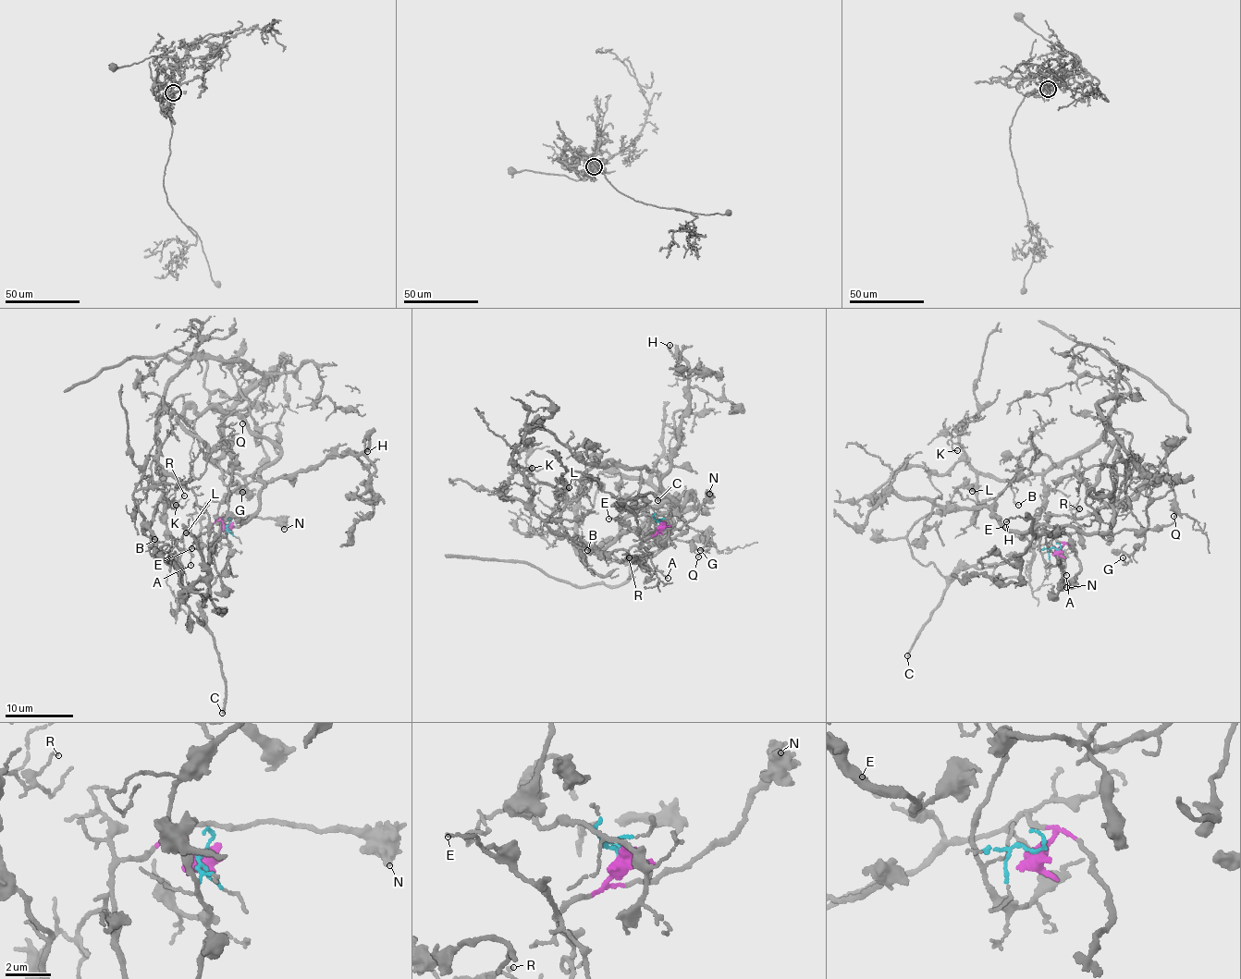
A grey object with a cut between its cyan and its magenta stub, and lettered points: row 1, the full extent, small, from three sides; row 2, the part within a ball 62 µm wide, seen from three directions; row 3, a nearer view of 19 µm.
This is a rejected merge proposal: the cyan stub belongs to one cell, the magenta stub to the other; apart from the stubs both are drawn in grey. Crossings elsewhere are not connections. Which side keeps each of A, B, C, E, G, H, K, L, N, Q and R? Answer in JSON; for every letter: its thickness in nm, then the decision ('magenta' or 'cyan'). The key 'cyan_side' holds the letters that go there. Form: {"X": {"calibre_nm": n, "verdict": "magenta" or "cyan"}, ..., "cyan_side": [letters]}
{"A": {"calibre_nm": 110, "verdict": "magenta"}, "B": {"calibre_nm": 100, "verdict": "cyan"}, "C": {"calibre_nm": 240, "verdict": "magenta"}, "E": {"calibre_nm": 130, "verdict": "magenta"}, "G": {"calibre_nm": 150, "verdict": "cyan"}, "H": {"calibre_nm": 160, "verdict": "cyan"}, "K": {"calibre_nm": 130, "verdict": "cyan"}, "L": {"calibre_nm": 280, "verdict": "magenta"}, "N": {"calibre_nm": 480, "verdict": "magenta"}, "Q": {"calibre_nm": 120, "verdict": "cyan"}, "R": {"calibre_nm": 110, "verdict": "cyan"}, "cyan_side": ["B", "G", "H", "K", "Q", "R"]}

